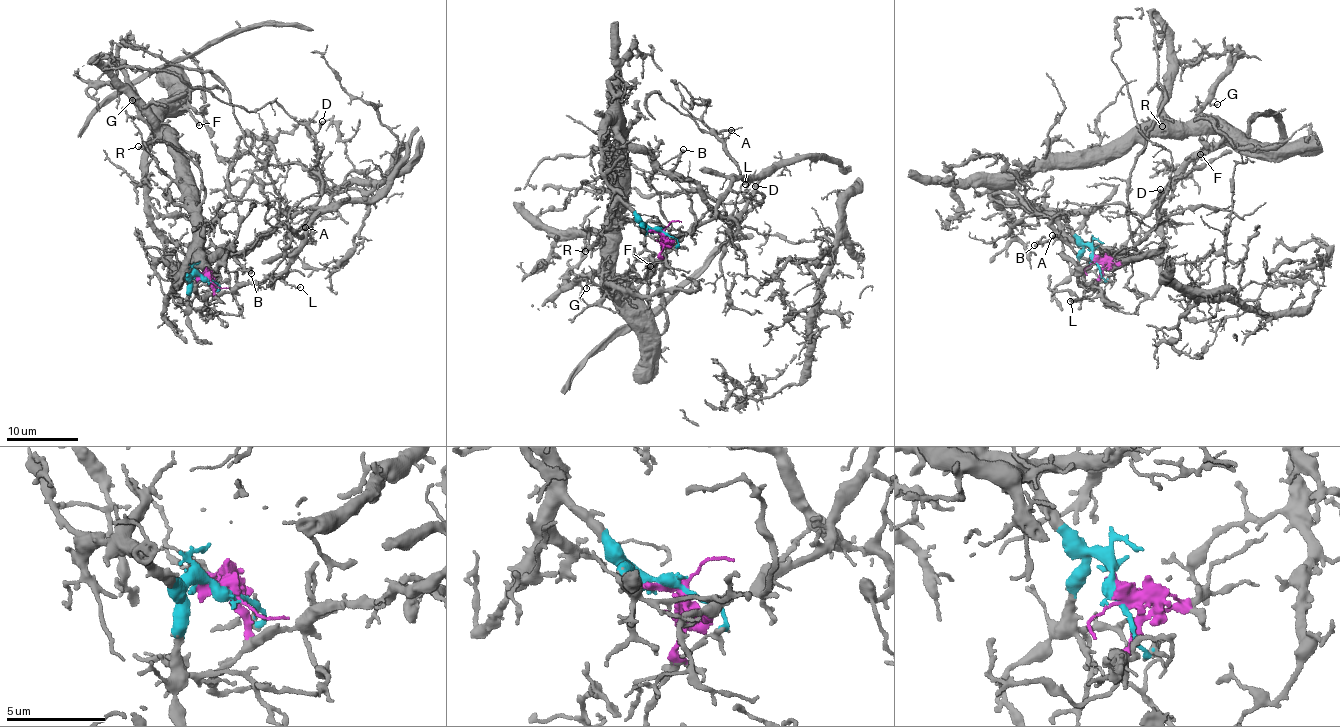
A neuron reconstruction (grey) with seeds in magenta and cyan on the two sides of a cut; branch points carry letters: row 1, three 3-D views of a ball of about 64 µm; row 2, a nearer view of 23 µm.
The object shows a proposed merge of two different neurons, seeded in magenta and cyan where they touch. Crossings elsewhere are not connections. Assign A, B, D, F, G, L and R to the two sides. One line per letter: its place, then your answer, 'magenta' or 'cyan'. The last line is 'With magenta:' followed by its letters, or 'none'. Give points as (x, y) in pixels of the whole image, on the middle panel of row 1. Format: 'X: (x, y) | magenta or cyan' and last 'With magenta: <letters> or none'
A: (731, 130) | magenta
B: (683, 149) | cyan
D: (755, 186) | magenta
F: (650, 266) | cyan
G: (586, 288) | cyan
L: (745, 184) | magenta
R: (585, 251) | cyan
With magenta: A, D, L

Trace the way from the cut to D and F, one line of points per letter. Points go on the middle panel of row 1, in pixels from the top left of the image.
D: (658, 231), (668, 242), (712, 220), (736, 176), (756, 180), (760, 204), (752, 195), (756, 185)
F: (658, 230), (619, 197), (610, 154), (602, 151), (613, 130), (620, 142), (615, 277), (637, 286), (651, 265)

